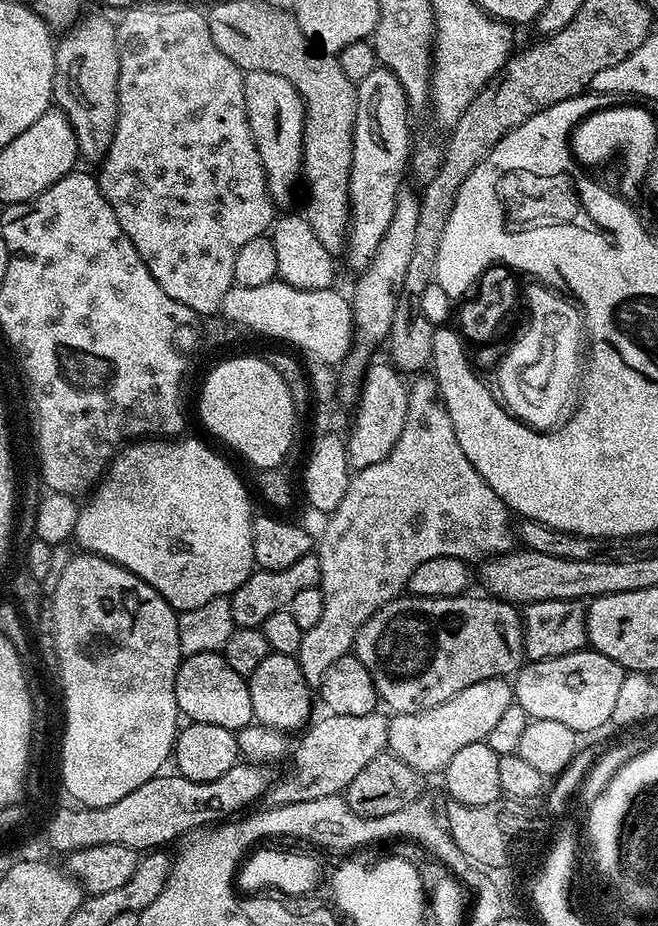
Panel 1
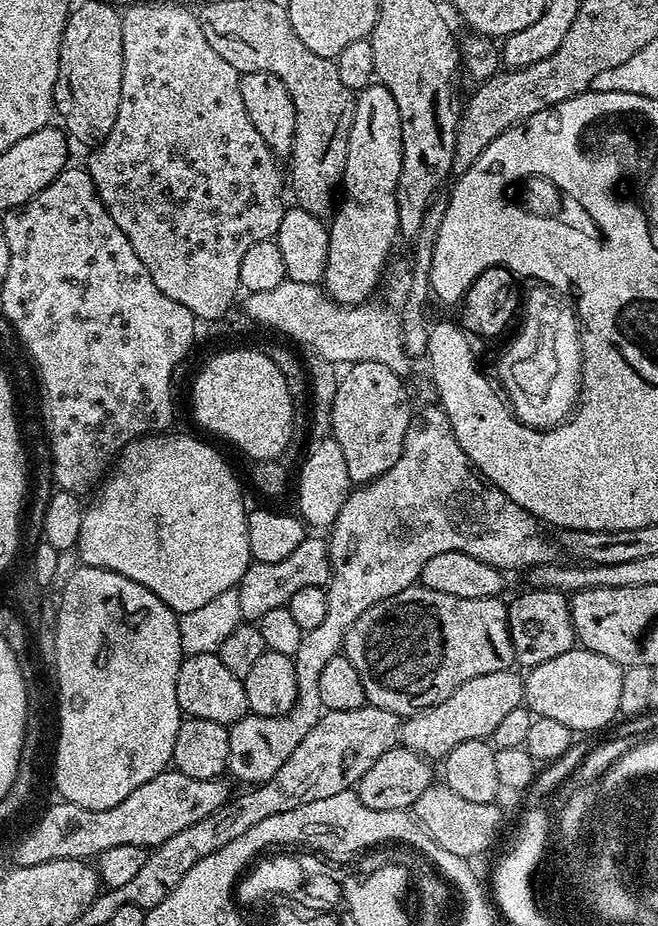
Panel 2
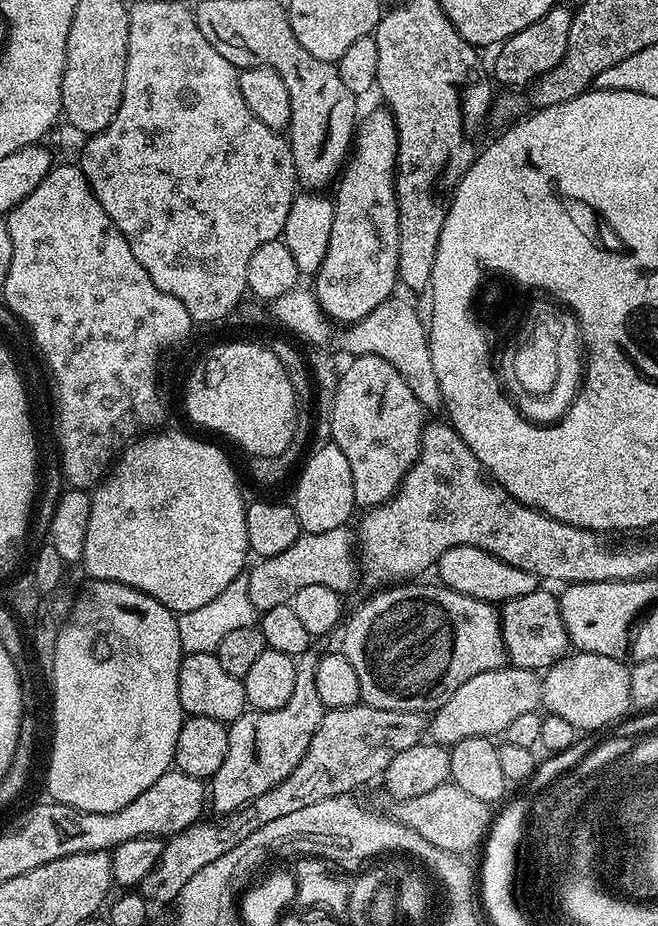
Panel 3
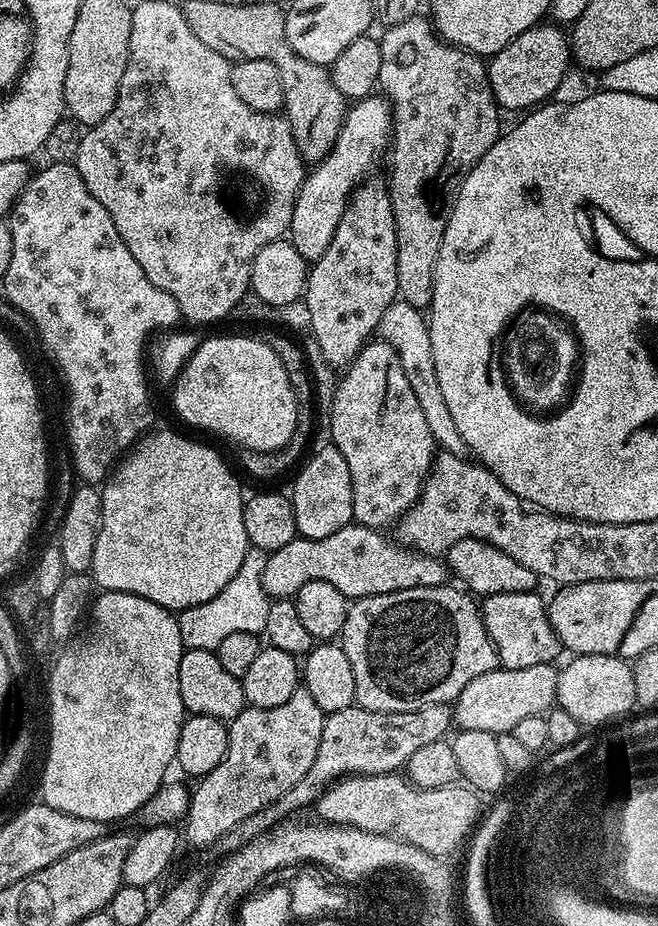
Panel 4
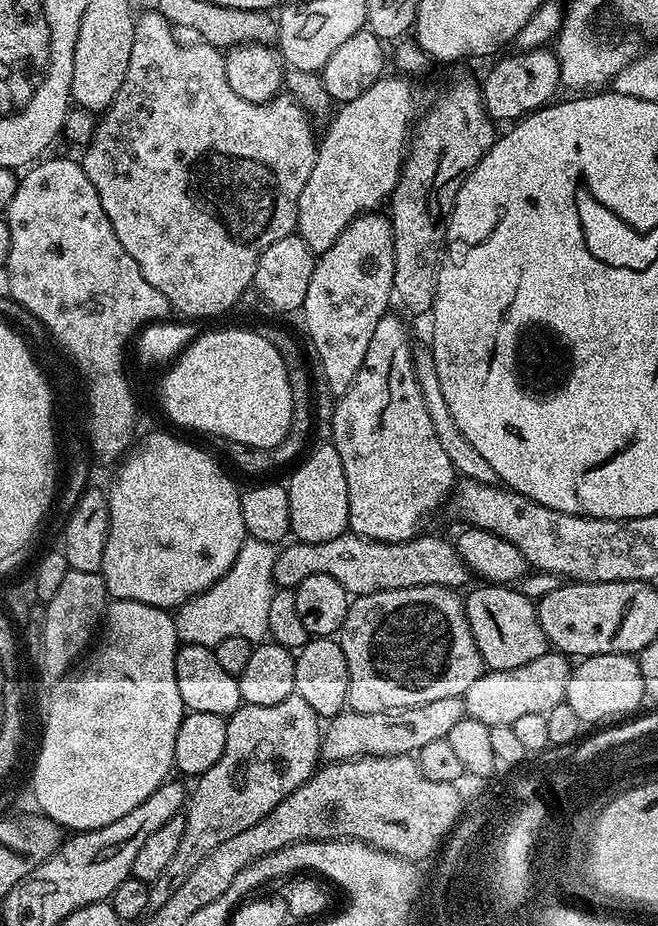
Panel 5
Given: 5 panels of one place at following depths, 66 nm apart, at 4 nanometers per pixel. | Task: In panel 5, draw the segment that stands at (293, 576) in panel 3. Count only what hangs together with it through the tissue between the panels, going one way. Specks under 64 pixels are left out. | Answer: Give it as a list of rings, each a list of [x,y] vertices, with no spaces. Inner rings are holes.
[[[351,534],[313,544],[292,542],[284,546],[289,548],[281,547],[277,551],[272,582],[276,588],[294,590],[302,578],[310,578],[310,574],[330,574],[330,578],[334,578],[334,582],[341,584],[353,597],[418,586],[460,590],[470,580],[470,573],[455,543],[451,539],[443,540],[440,536],[424,535],[417,535],[416,539],[402,544],[383,544]]]

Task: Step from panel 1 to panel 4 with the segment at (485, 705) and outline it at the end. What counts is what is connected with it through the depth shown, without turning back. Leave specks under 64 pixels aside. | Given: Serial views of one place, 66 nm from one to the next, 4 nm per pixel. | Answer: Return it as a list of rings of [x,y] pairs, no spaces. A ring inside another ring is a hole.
[[[552,664],[542,666],[526,666],[526,670],[510,670],[497,666],[492,672],[482,674],[462,690],[462,694],[454,702],[454,724],[457,729],[486,730],[487,732],[510,732],[522,718],[543,716],[549,708],[556,704],[556,673]]]

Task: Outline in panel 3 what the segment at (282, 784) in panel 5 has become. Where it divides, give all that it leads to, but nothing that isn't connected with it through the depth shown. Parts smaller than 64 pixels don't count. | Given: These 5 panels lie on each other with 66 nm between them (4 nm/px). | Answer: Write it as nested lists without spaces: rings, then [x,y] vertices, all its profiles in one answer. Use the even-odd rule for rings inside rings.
[[[315,651],[304,652],[296,660],[296,677],[294,678],[294,694],[290,694],[290,702],[278,710],[257,712],[246,710],[228,728],[228,749],[226,762],[218,766],[218,770],[210,778],[210,808],[216,814],[227,814],[238,810],[243,804],[250,804],[258,794],[266,794],[266,790],[274,790],[278,782],[282,782],[302,762],[302,754],[306,754],[306,746],[310,746],[310,738],[314,738],[314,730],[322,722],[326,711],[322,698],[318,698],[318,685],[314,682],[314,674],[318,670],[320,656]]]

